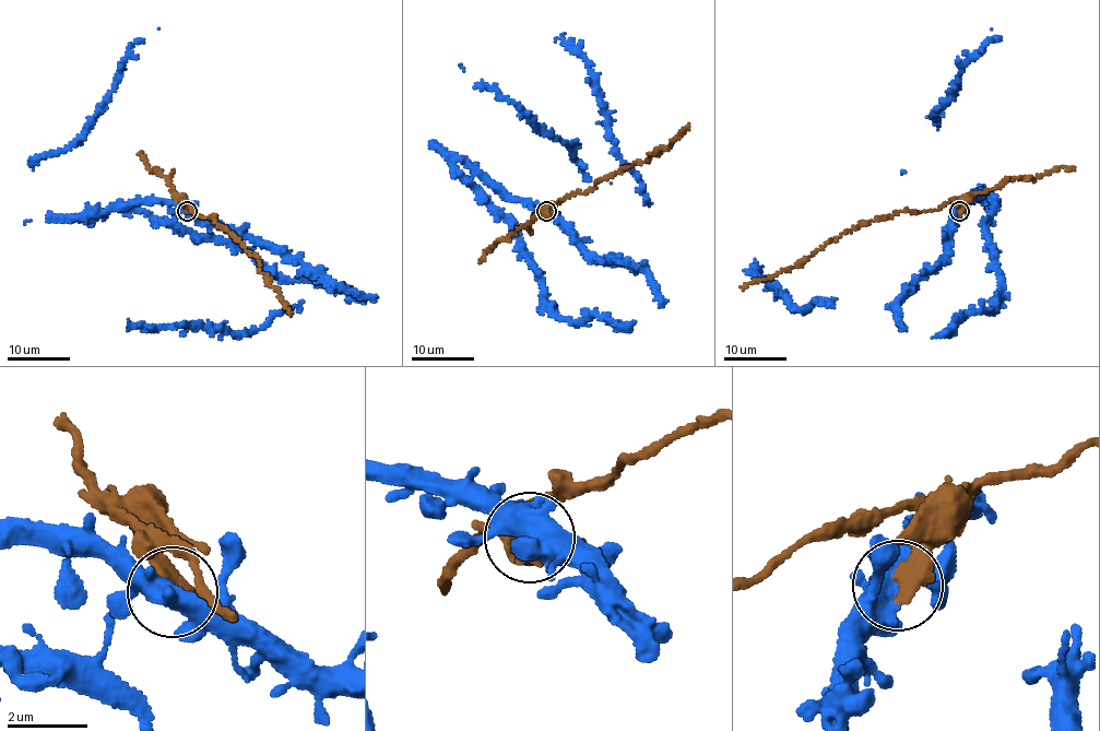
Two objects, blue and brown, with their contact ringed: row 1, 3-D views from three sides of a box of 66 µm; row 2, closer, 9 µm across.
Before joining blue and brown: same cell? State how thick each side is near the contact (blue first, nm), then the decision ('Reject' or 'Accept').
Thickness 440 nm (blue) against 440 nm. Reject

